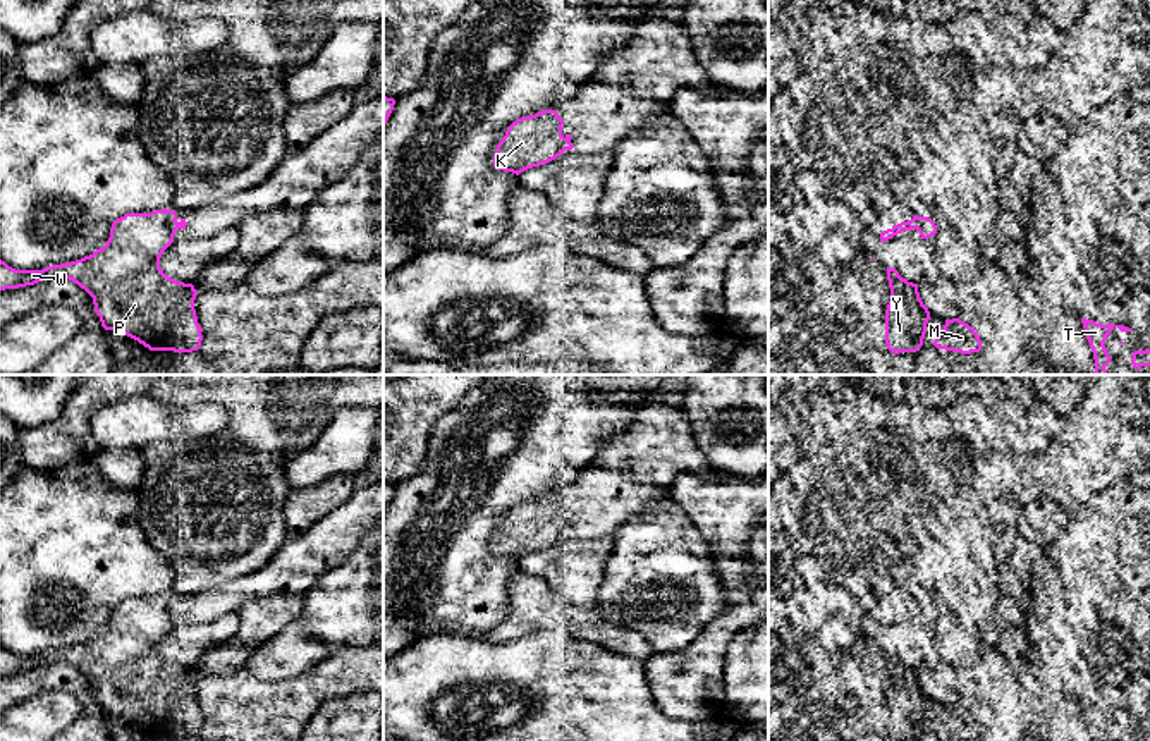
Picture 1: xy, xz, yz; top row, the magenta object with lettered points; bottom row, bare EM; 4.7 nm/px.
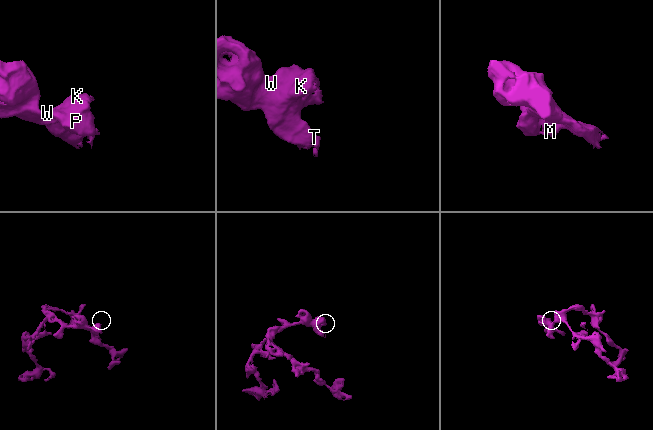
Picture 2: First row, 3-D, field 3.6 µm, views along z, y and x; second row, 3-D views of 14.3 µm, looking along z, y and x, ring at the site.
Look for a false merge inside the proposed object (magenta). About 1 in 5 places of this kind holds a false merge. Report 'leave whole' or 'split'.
leave whole

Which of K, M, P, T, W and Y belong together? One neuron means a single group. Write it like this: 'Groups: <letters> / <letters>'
Groups: K M P T W Y

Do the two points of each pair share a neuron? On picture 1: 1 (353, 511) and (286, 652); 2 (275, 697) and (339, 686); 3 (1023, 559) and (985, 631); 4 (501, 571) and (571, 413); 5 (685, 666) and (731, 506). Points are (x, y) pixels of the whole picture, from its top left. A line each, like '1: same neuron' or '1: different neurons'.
1: different neurons
2: same neuron
3: same neuron
4: same neuron
5: same neuron

